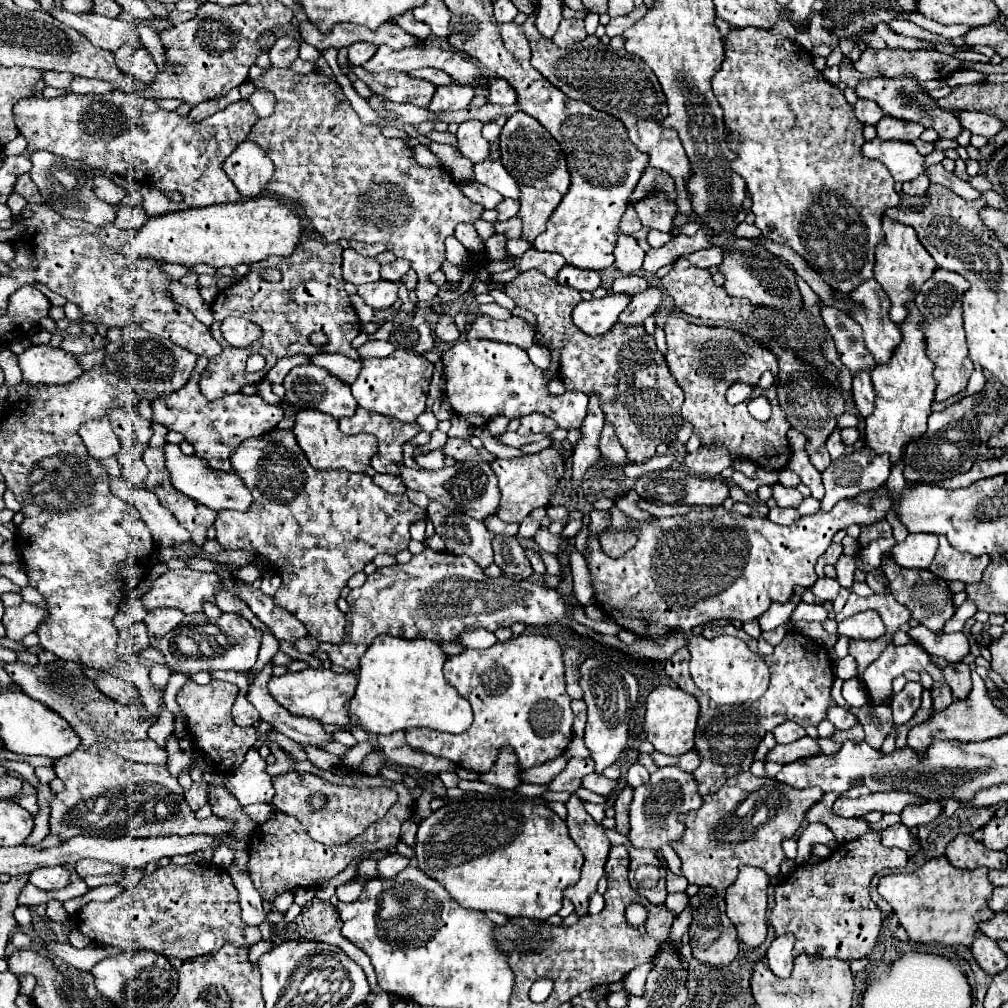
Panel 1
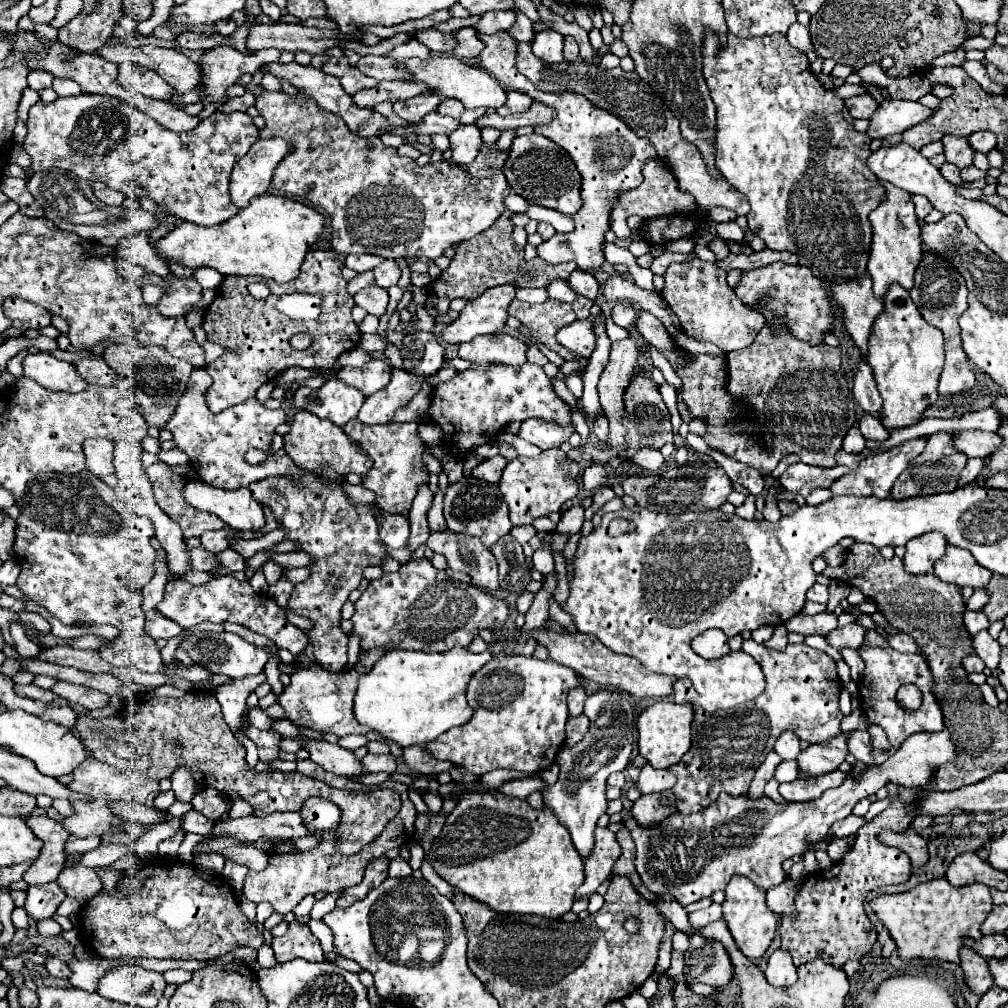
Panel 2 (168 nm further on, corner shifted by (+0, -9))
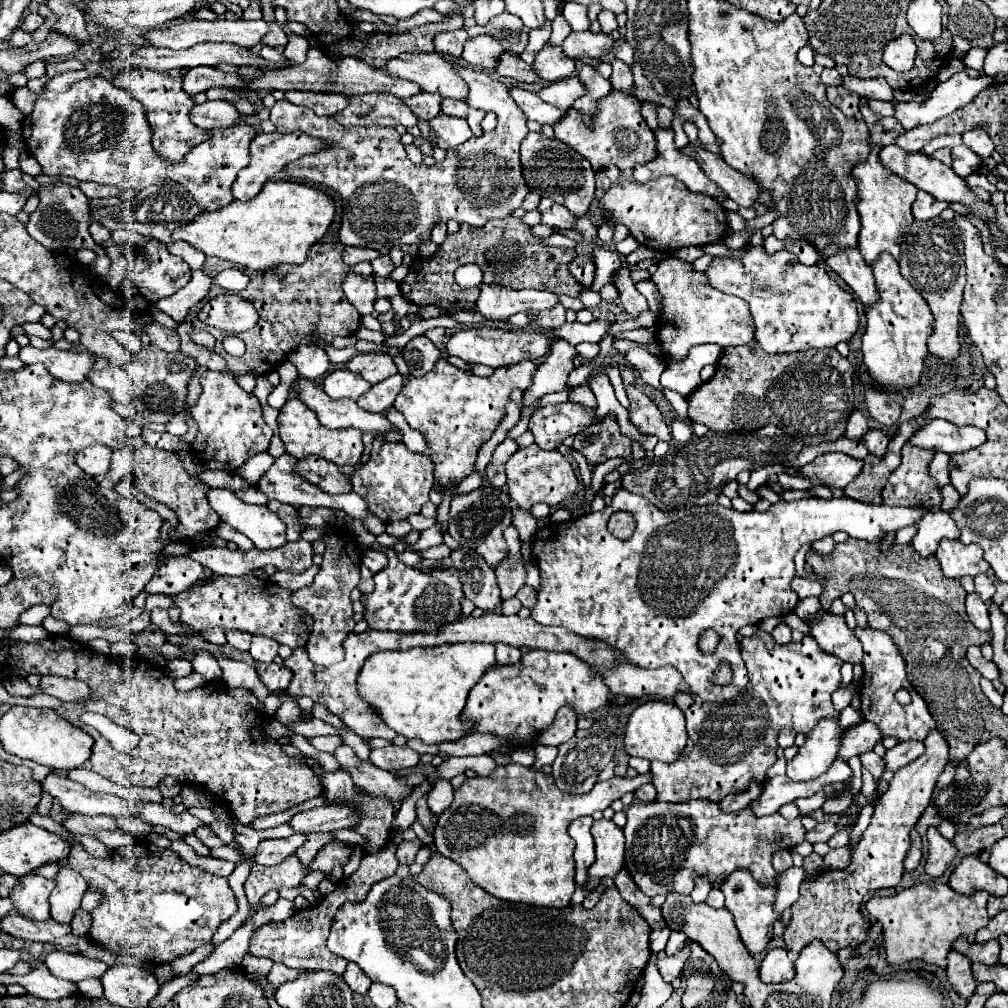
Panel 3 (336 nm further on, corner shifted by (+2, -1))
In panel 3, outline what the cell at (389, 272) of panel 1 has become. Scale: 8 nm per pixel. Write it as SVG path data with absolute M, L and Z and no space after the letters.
M378 256L376 260L370 262L372 268L374 268L374 274L376 276L382 276L382 278L388 278L388 274L394 270L394 264L390 260L390 256Z

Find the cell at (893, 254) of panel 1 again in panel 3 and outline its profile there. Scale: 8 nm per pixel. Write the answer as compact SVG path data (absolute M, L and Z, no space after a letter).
M870 142L870 154L868 158L862 162L862 164L856 164L852 170L850 170L850 176L856 180L856 186L858 186L858 204L856 204L856 210L858 210L858 216L860 216L860 234L858 234L858 250L862 252L864 260L868 264L872 264L880 252L890 252L894 258L900 256L900 238L910 230L914 218L912 218L912 202L916 200L916 188L914 184L902 180L900 176L896 176L890 168L886 168L880 158L878 158L878 152L880 152L882 146L878 144L872 144Z

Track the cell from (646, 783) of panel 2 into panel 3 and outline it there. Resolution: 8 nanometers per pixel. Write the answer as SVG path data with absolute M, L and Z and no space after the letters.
M520 764L496 766L490 776L466 778L464 784L454 790L452 804L438 818L434 844L442 856L458 862L468 872L474 884L478 884L488 894L500 900L522 902L530 906L566 908L576 890L572 858L574 840L568 836L568 826L580 816L592 816L596 810L606 810L614 800L622 798L622 794L636 792L646 782L650 782L650 774L638 774L636 778L614 776L608 782L596 782L590 794L570 796L556 788L554 778L550 774L536 772Z

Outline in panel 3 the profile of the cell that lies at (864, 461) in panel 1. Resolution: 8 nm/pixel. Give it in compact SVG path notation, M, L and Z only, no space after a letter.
M932 420L928 426L920 428L910 442L914 442L918 448L928 448L934 452L966 452L972 448L982 446L986 440L986 434L974 426L958 428L946 420Z

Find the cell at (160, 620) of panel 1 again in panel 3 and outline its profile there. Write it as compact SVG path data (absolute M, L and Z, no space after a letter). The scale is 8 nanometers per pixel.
M154 608L152 610L152 624L156 624L158 628L162 628L166 634L184 634L184 624L172 624L168 618L168 610L162 608Z

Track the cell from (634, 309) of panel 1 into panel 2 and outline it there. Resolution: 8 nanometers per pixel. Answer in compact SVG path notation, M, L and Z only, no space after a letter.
M628 336L620 342L612 342L610 360L598 382L600 404L606 412L606 418L610 420L608 442L600 444L600 448L610 448L614 452L620 452L620 448L624 448L624 426L620 424L620 416L624 416L622 396L634 372L638 356L640 356L640 348L634 338Z

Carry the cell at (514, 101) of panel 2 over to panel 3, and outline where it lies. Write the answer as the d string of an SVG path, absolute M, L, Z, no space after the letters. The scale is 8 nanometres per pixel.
M512 88L510 90L510 96L518 104L518 108L526 114L528 120L554 126L556 122L560 122L566 116L564 110L560 110L560 108L556 108L556 106L540 100L538 94L534 94L534 92L520 90L520 88Z

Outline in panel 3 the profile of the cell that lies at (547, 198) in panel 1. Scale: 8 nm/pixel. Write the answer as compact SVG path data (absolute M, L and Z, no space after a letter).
M554 204L552 208L542 212L542 222L560 230L572 230L576 226L576 216L564 204Z

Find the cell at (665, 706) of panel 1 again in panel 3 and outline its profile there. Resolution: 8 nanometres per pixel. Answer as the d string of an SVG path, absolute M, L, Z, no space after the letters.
M650 700L640 704L628 718L626 730L624 730L624 750L630 756L638 756L638 758L646 758L646 760L660 760L660 762L674 762L684 746L686 746L688 734L686 734L686 726L684 726L684 716L680 712L678 706L670 704L670 702L662 702L662 700Z

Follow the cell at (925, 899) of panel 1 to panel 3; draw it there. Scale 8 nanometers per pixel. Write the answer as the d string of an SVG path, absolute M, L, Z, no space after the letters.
M930 882L906 888L896 896L874 896L866 902L866 908L882 924L882 944L886 948L888 964L924 960L928 964L946 968L946 956L952 942L958 936L966 936L972 942L974 934L988 924L990 916L986 912L986 902L986 892L978 892L978 896L962 896L948 884Z

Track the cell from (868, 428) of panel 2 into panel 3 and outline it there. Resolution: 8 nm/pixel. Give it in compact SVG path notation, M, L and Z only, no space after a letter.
M870 430L870 432L866 432L866 438L862 438L862 440L864 440L864 444L872 456L884 458L886 448L888 448L888 436L884 432Z

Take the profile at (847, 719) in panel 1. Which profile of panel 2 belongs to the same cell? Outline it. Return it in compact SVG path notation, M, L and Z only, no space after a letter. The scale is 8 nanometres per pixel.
M852 730L848 732L848 752L860 760L866 762L868 766L872 766L872 758L870 758L870 734L864 730Z

